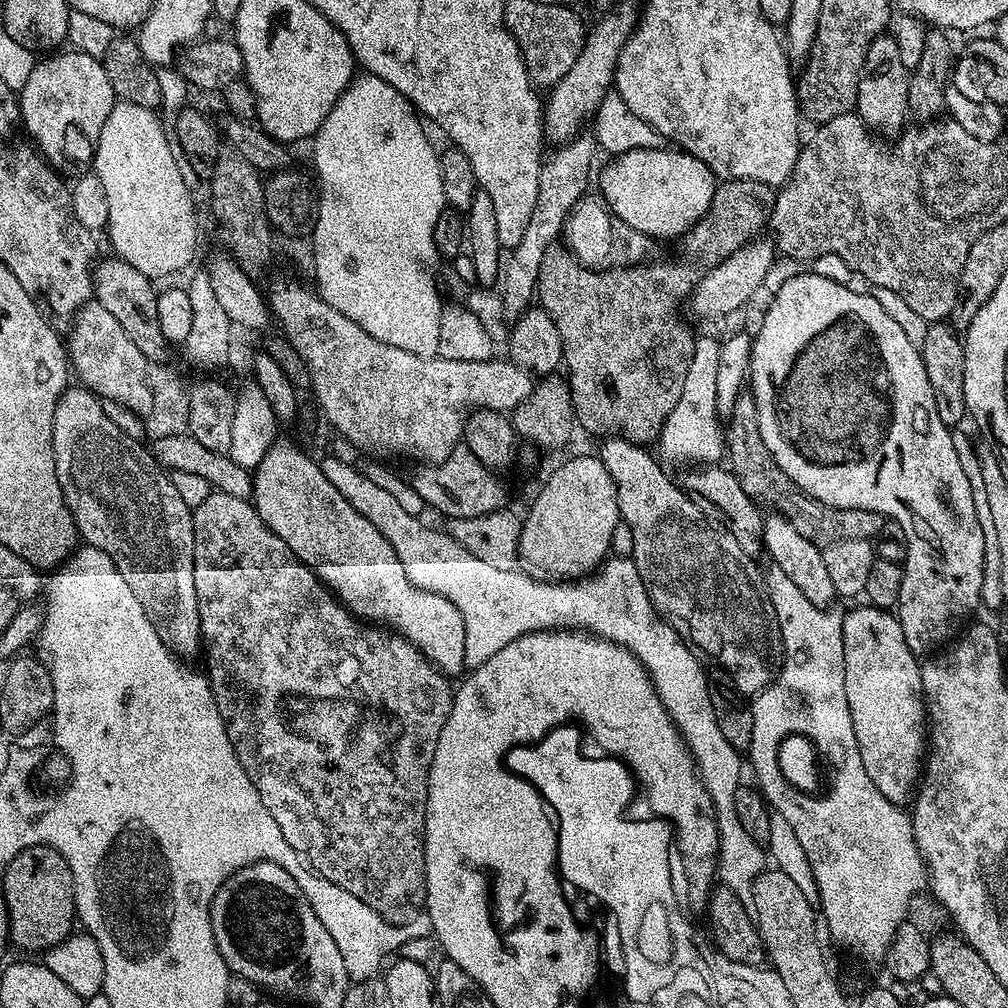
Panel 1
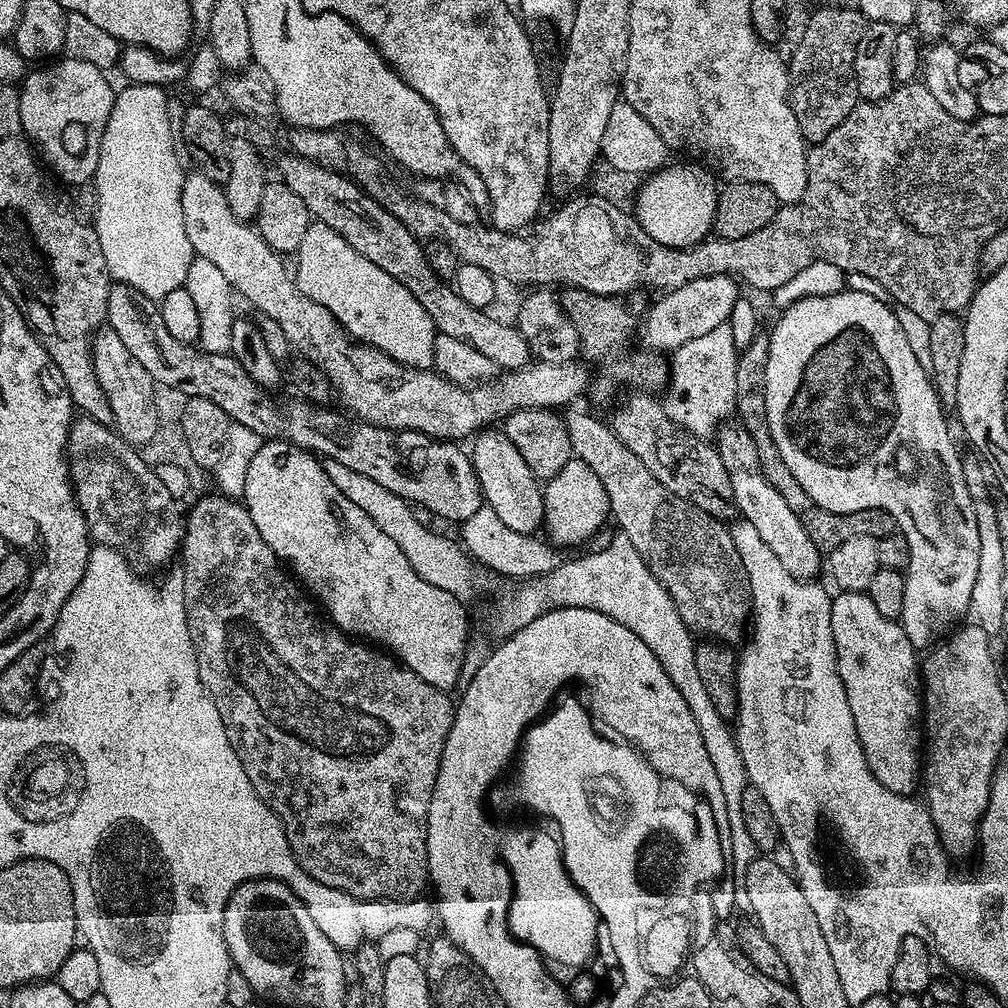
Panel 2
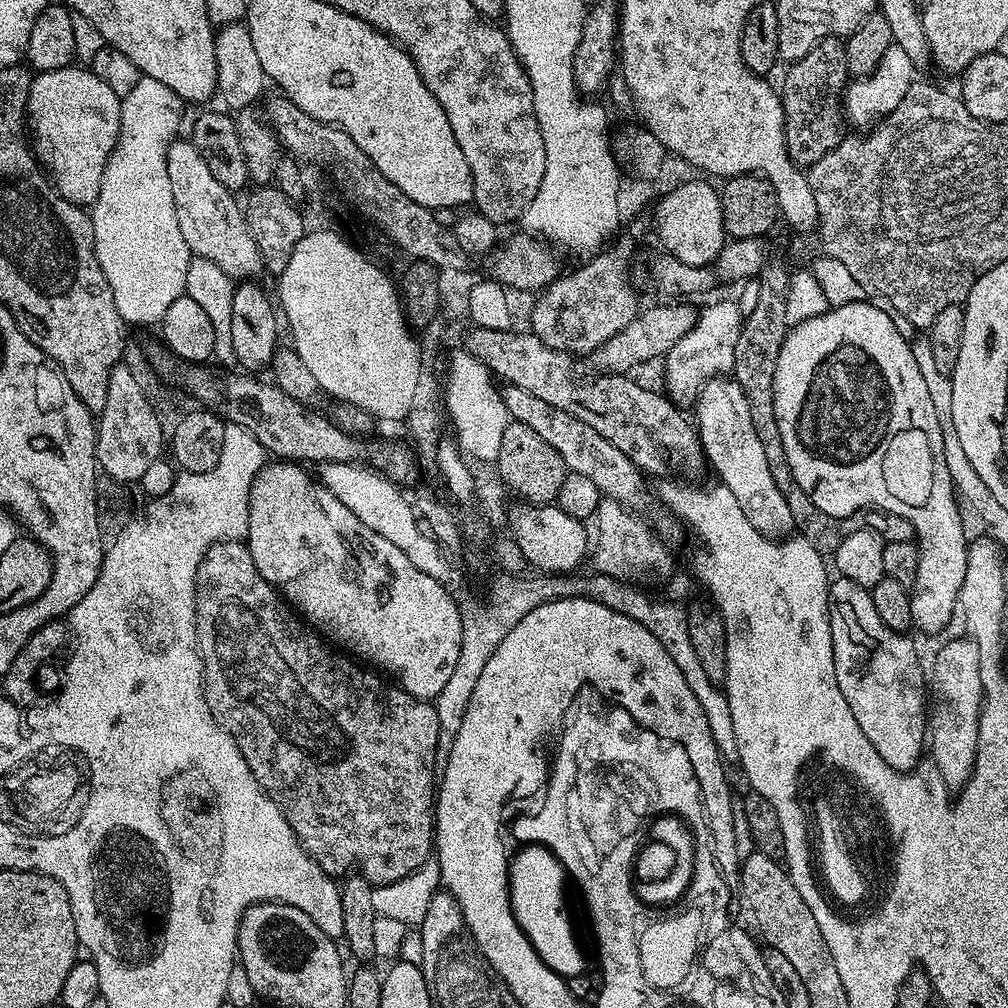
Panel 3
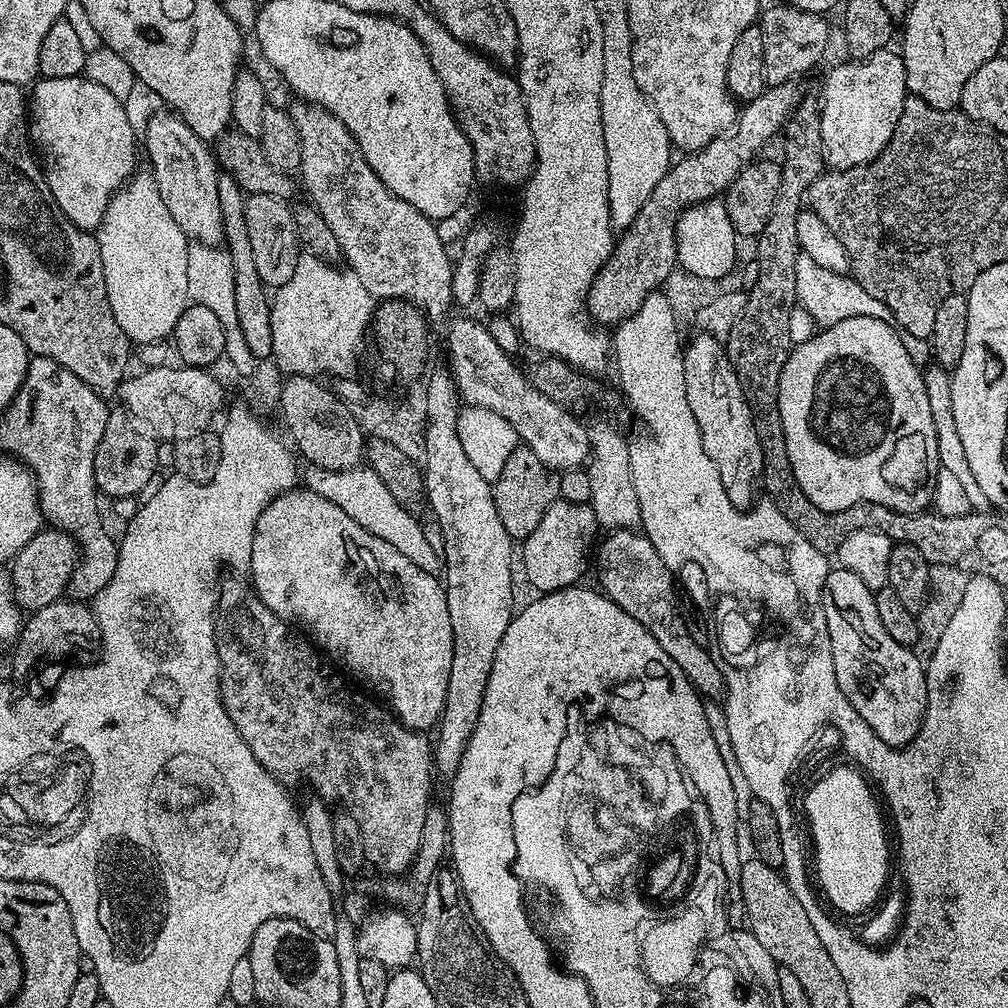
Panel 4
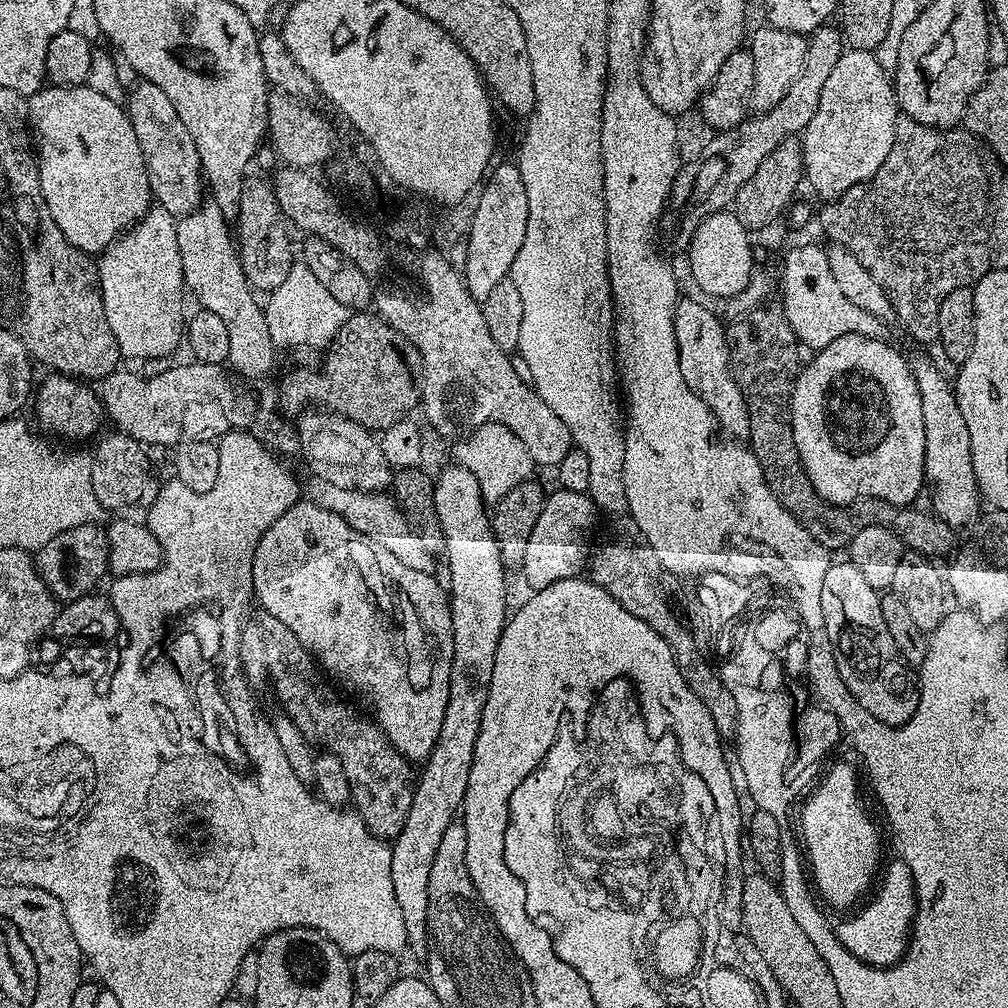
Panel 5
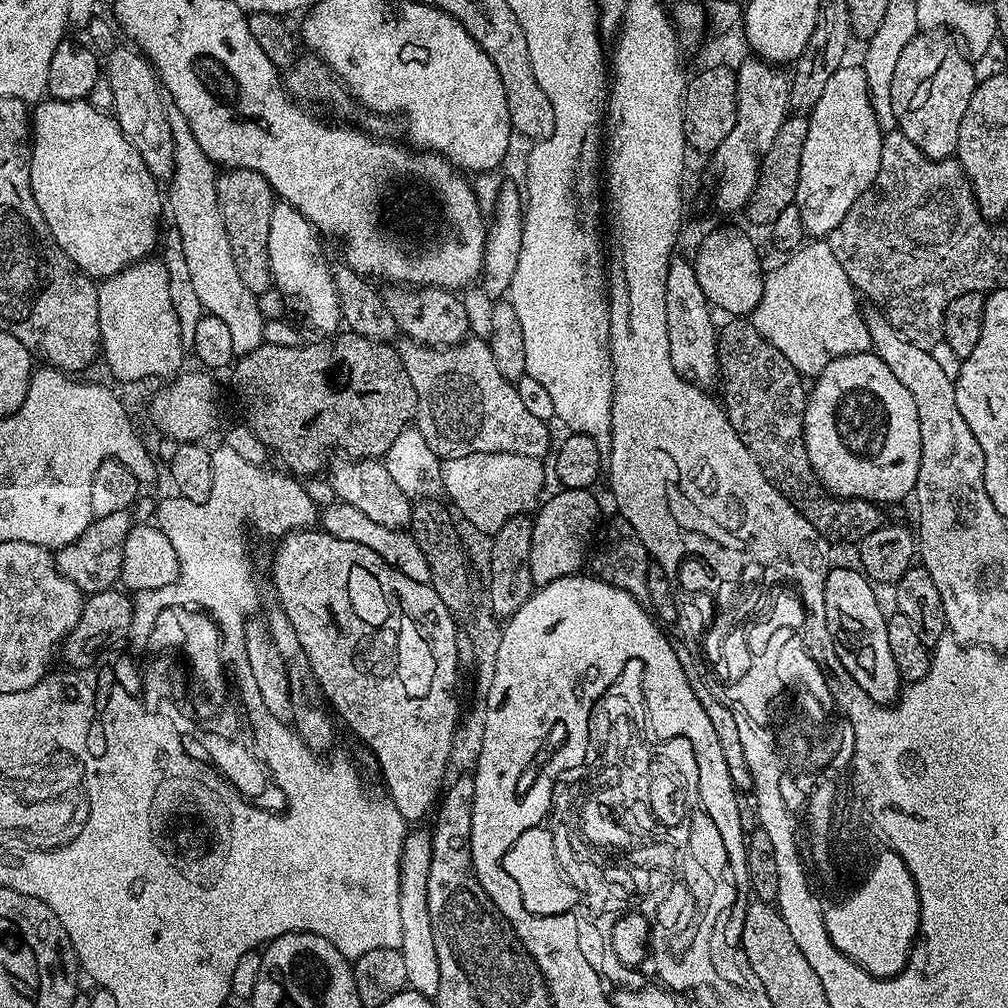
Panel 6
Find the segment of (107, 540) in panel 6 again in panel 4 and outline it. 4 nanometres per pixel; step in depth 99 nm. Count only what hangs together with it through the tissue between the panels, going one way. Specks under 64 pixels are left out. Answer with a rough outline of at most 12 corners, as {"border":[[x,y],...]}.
{"border":[[48,526],[11,557],[12,593],[28,614],[67,593],[82,555]]}

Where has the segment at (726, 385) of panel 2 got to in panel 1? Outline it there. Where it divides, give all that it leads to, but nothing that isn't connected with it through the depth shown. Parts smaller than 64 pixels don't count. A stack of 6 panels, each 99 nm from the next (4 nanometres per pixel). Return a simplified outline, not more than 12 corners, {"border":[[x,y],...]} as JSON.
{"border":[[697,339],[682,395],[660,432],[666,466],[725,453],[716,404],[720,345]]}

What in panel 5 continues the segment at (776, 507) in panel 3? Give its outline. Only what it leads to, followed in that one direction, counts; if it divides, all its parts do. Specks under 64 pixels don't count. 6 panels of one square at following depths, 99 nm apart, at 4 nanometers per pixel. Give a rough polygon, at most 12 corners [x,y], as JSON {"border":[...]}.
{"border":[[677,299],[682,378],[725,437],[750,430],[728,365],[725,325]]}

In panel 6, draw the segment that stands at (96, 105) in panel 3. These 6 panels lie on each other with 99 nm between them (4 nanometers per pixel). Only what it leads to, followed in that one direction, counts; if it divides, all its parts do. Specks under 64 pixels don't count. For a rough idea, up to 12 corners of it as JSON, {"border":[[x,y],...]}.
{"border":[[30,112],[34,202],[87,276],[157,251],[162,188],[115,115]]}

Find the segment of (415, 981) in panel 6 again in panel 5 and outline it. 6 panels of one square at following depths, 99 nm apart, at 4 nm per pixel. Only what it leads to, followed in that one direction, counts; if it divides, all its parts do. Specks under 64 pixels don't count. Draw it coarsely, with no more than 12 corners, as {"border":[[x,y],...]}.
{"border":[[435,473],[454,658],[438,742],[391,841],[407,947],[428,950],[430,869],[464,806],[510,615],[478,478]]}

